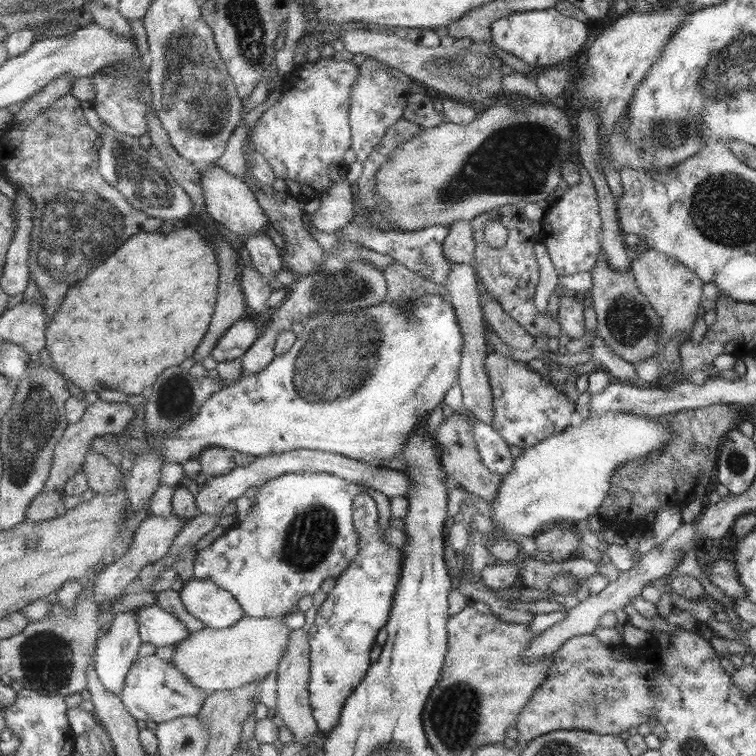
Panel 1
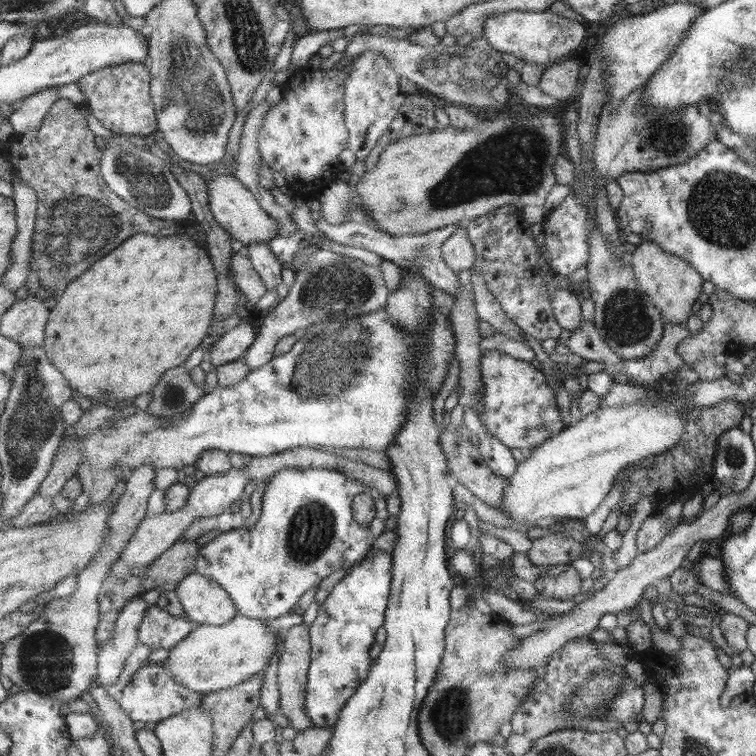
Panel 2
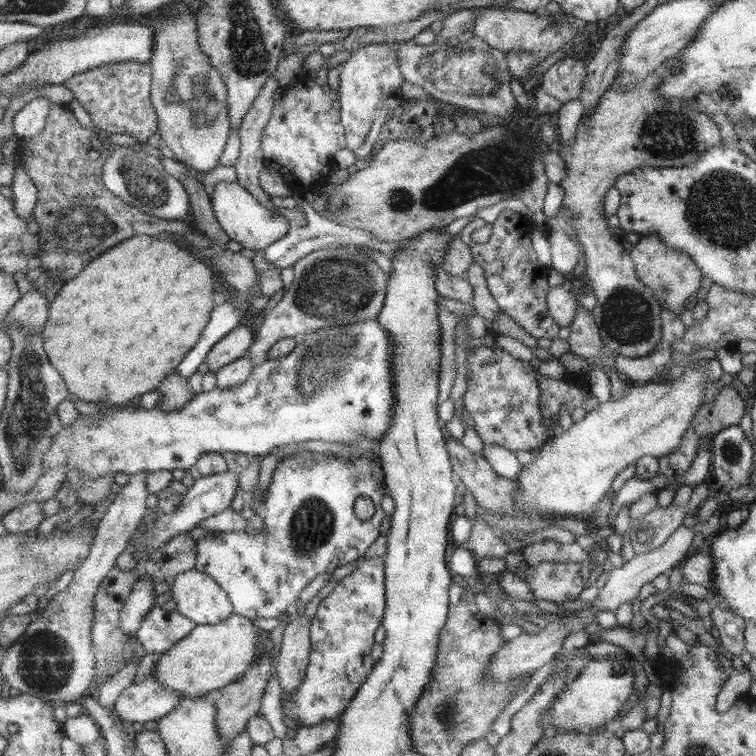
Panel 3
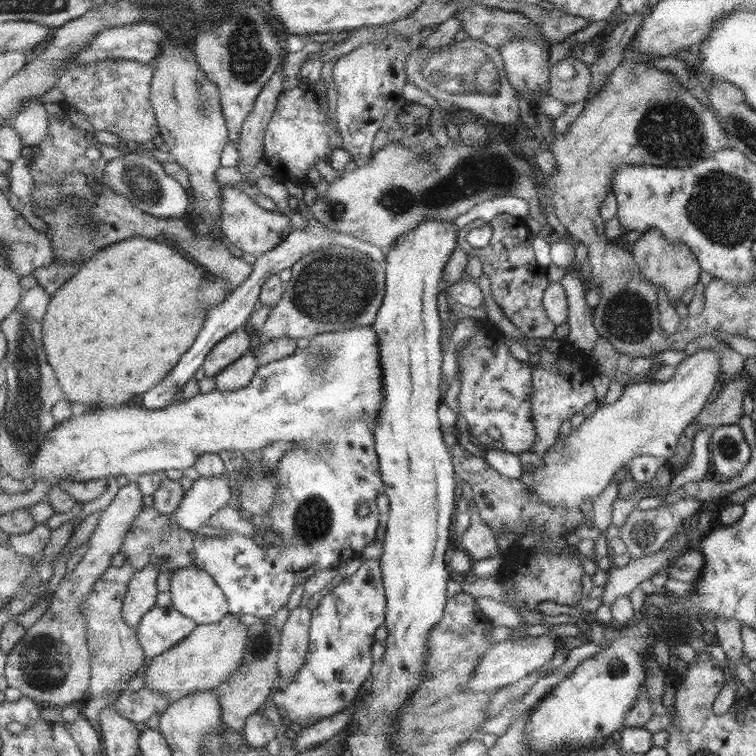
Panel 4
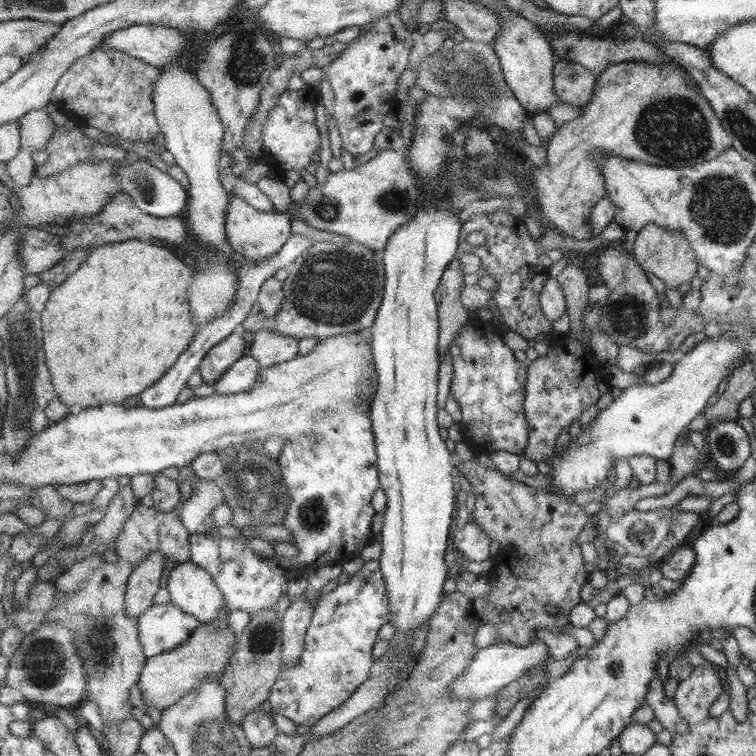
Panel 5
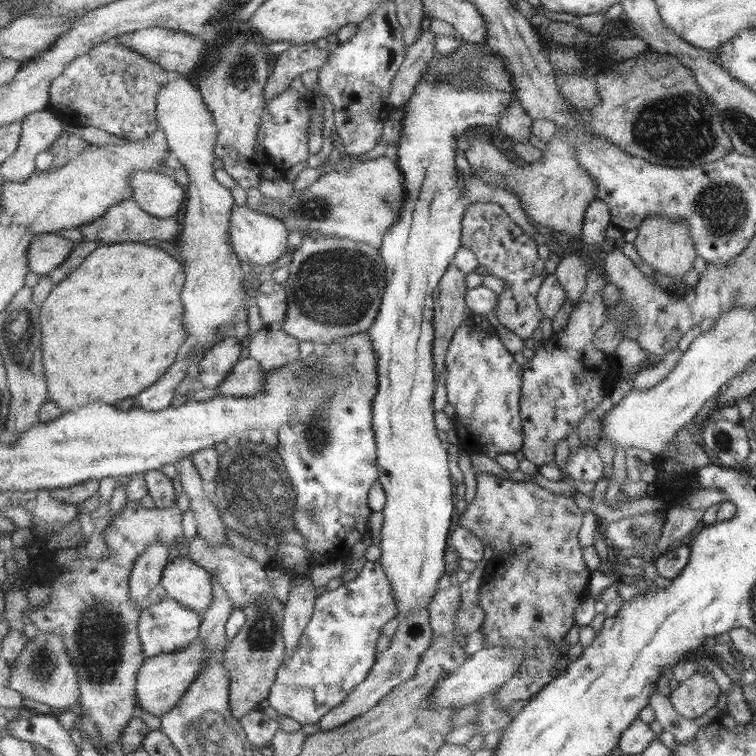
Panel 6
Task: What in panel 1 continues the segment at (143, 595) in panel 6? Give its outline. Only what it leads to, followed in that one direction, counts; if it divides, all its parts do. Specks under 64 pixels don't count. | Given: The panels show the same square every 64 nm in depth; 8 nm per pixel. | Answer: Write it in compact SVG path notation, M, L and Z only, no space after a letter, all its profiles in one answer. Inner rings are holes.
M136 609L119 613L110 625L110 631L105 636L98 637L96 644L95 665L101 682L107 687L107 690L121 696L122 690L126 685L126 678L137 660L139 648L143 644L140 635L139 615Z

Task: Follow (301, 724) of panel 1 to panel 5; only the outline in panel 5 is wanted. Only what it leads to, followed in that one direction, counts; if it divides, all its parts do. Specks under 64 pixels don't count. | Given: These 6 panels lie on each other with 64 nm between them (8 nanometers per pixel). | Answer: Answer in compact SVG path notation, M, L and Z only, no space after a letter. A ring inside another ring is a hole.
M308 591L295 599L282 617L283 667L296 667L306 650L305 639L314 618L314 600Z

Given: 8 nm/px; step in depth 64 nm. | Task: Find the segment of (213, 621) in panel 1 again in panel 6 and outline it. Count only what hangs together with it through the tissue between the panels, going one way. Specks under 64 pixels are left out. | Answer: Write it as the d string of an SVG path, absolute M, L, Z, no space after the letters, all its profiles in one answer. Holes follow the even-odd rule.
M183 552L168 562L160 584L166 589L167 596L203 617L213 602L212 580L213 575L206 568Z

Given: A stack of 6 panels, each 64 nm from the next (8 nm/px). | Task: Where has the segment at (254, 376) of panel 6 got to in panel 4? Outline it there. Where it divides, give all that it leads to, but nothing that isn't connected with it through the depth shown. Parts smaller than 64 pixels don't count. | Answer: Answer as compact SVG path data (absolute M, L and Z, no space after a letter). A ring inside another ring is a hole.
M252 353L242 356L216 376L216 389L235 391L249 386L258 367L258 359Z

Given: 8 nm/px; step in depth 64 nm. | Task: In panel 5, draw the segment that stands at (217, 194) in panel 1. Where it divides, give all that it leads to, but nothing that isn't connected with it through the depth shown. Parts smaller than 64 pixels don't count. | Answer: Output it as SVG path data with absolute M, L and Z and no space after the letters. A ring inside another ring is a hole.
M230 193L230 199L226 231L232 249L241 254L244 259L253 259L255 264L263 259L271 259L279 253L293 235L289 213L257 210L247 204L243 198L232 193Z

